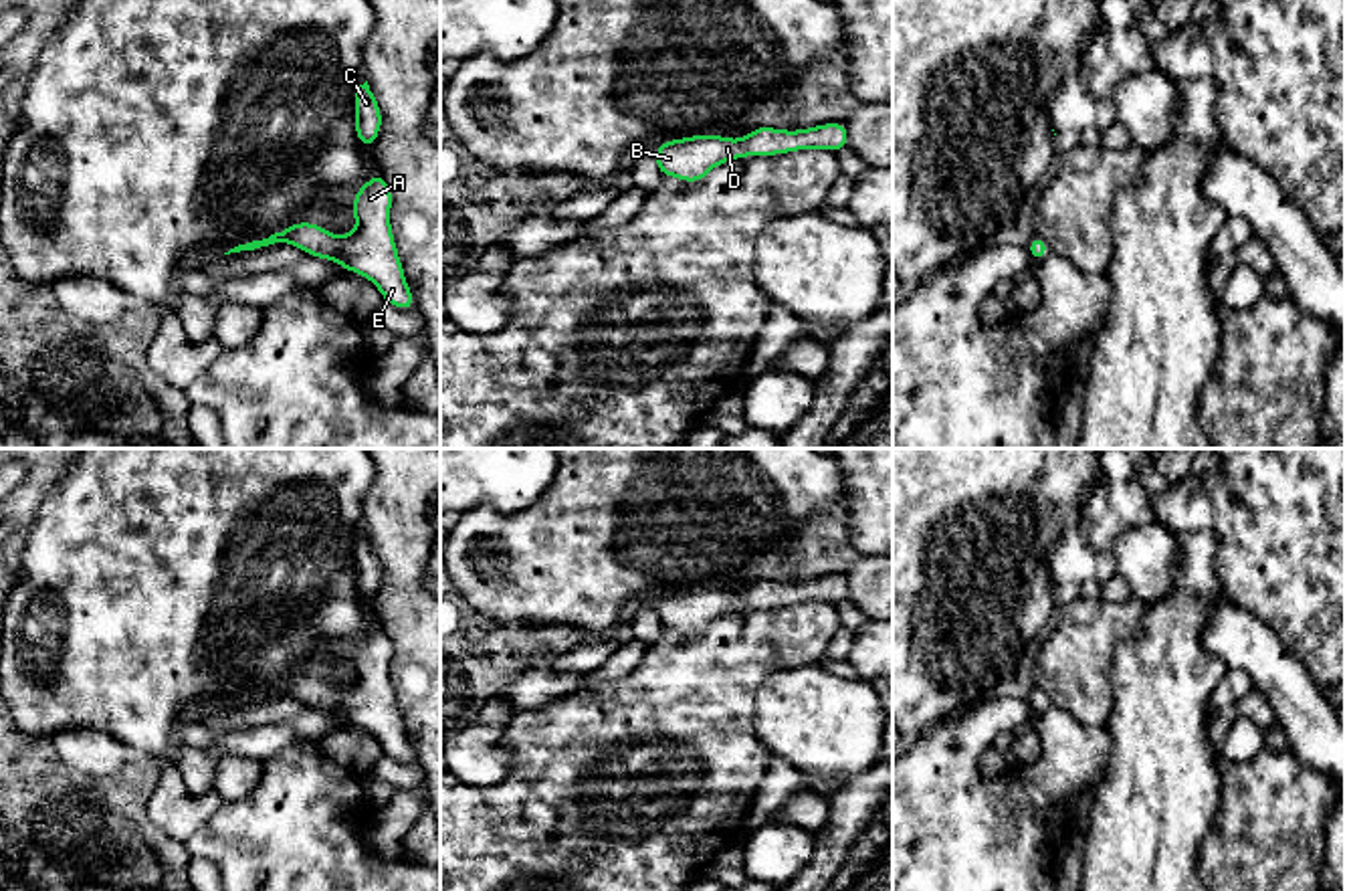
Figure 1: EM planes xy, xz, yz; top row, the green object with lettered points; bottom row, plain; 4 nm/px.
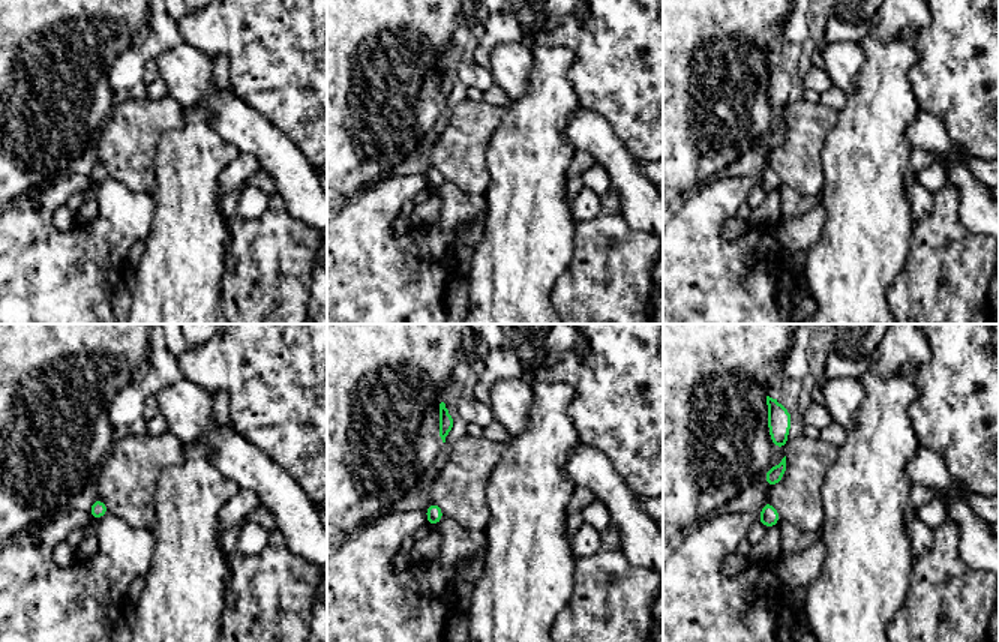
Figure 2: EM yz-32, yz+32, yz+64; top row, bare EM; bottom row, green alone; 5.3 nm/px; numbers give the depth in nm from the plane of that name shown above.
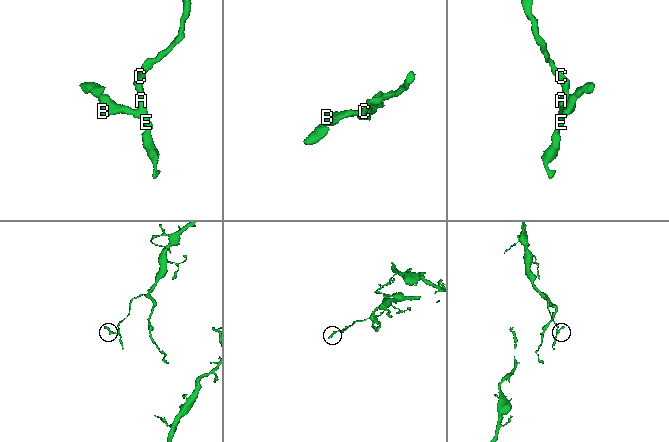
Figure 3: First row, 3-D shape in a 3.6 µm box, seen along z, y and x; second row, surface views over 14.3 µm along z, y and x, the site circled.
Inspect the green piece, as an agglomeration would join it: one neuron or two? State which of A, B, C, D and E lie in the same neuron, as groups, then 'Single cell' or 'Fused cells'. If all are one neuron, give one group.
Groups: A B C D E. Single cell

